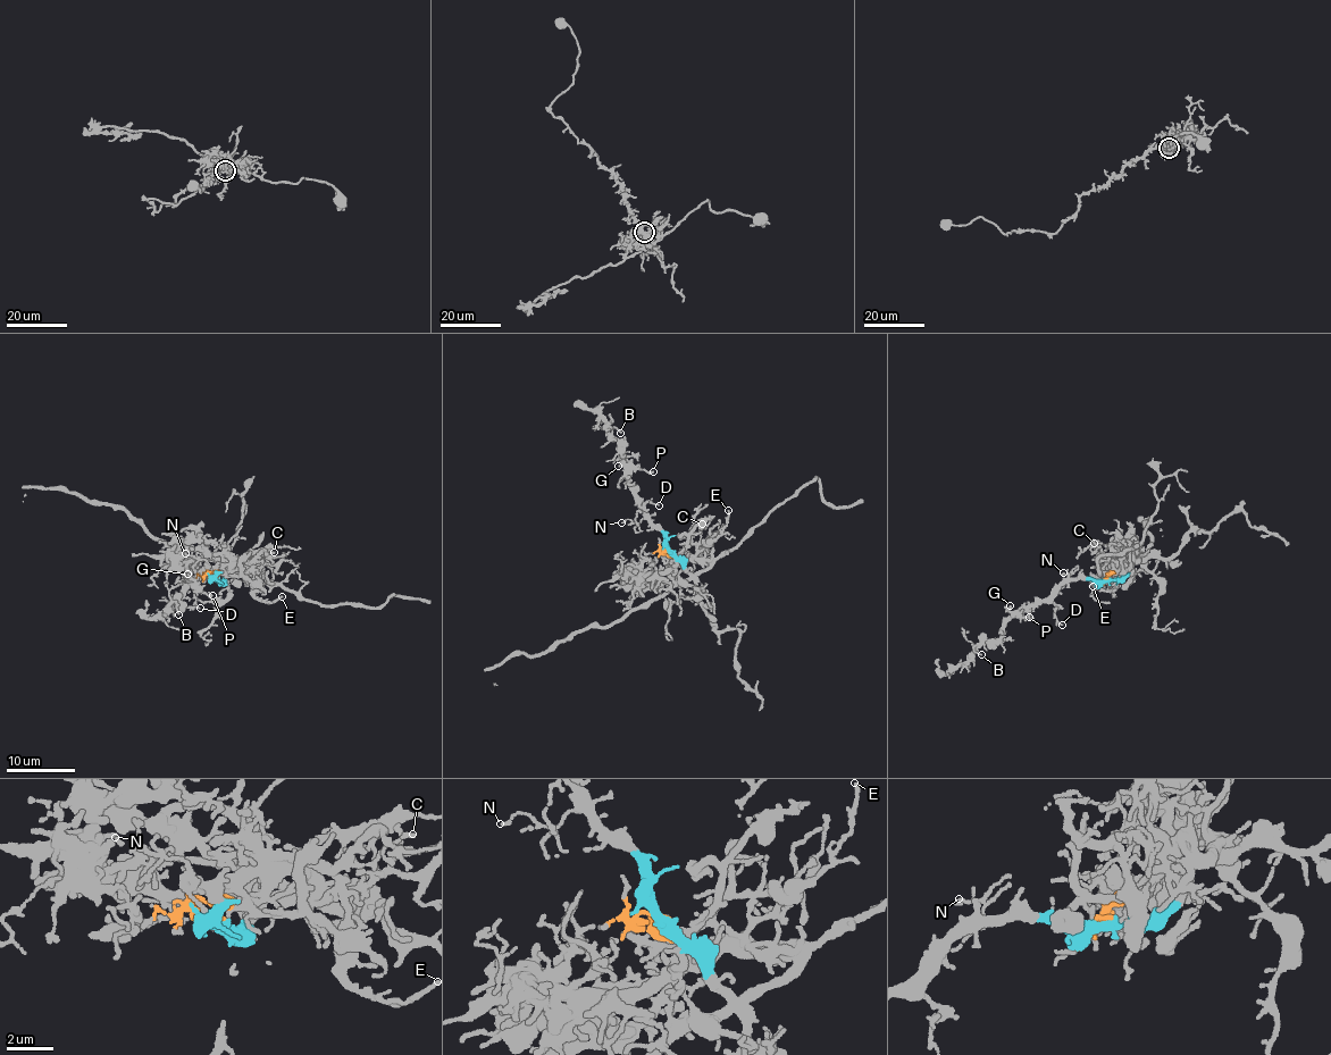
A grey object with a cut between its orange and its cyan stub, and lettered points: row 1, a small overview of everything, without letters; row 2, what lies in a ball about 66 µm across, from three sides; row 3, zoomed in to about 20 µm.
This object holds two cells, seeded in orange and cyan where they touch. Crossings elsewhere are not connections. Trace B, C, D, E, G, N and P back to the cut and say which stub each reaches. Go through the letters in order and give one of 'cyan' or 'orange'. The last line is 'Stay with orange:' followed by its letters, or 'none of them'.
B: cyan
C: orange
D: cyan
E: orange
G: cyan
N: cyan
P: cyan
Stay with orange: C, E

